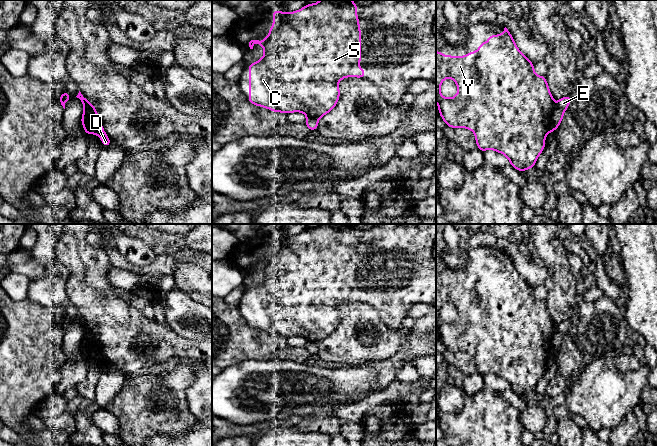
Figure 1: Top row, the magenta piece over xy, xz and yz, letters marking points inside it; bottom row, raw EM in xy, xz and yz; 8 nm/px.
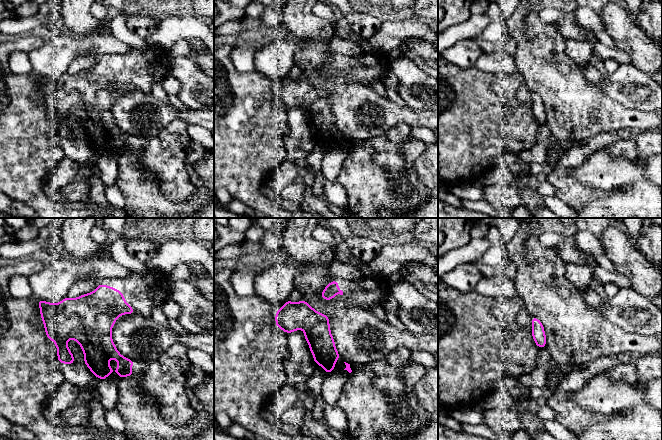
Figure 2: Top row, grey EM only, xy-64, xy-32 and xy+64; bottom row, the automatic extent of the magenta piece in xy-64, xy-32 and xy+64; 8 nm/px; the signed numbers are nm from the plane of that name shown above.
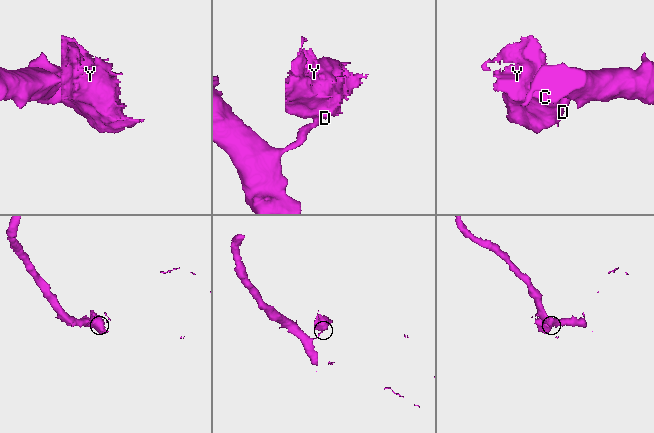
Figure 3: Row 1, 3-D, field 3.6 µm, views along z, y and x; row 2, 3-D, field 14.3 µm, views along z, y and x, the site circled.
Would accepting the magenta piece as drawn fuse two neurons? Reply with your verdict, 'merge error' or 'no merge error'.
merge error

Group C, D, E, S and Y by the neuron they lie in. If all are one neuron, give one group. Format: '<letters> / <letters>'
C D S Y / E

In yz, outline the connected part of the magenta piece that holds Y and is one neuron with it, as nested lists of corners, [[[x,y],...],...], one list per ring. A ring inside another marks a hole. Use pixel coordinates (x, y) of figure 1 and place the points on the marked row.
[[[506,27],[501,35],[489,36],[487,44],[482,39],[479,49],[467,56],[448,56],[436,51],[436,102],[447,126],[472,130],[478,149],[482,152],[492,149],[504,154],[518,171],[535,167],[536,159],[544,150],[546,134],[554,132],[552,114],[555,101],[546,77],[535,74],[533,63],[520,52]],[[446,78],[452,78],[457,84],[458,93],[453,98],[444,98],[440,93],[440,85]]]

